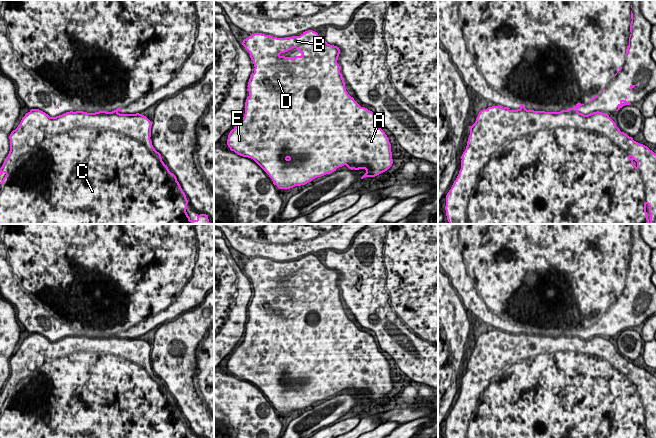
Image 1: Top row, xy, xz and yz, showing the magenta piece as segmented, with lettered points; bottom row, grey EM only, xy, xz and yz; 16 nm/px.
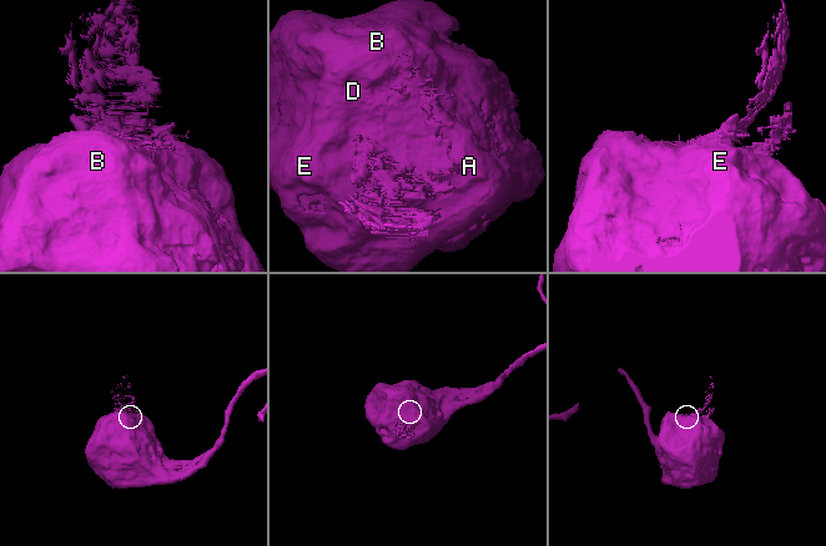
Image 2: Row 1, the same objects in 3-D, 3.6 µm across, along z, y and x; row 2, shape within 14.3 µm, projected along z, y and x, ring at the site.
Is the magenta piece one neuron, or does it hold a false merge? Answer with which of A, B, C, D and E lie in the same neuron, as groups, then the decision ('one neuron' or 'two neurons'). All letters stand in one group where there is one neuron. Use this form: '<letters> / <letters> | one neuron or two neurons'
A B C D E | one neuron

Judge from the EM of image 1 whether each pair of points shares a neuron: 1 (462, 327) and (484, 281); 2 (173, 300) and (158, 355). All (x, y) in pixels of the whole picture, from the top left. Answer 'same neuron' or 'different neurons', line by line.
1: different neurons
2: different neurons

